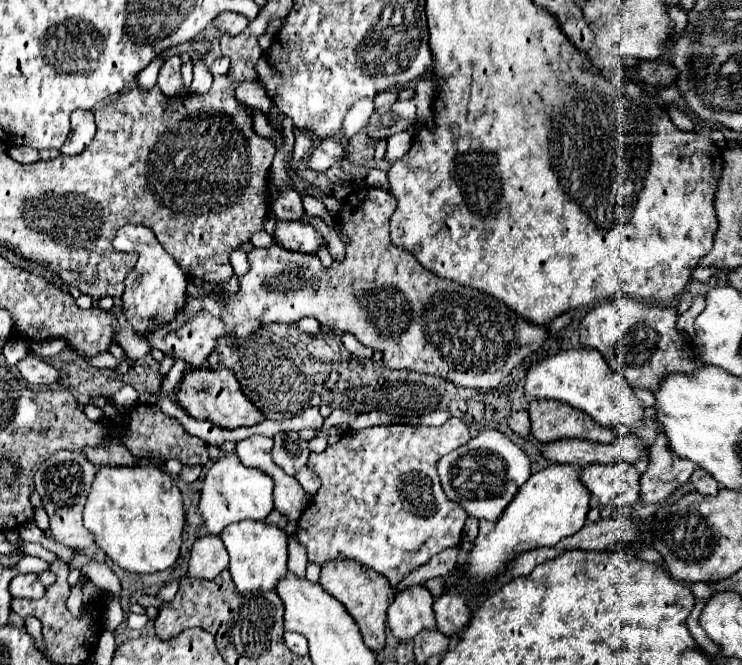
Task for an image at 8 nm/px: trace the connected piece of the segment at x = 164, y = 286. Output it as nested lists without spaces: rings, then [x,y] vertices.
[[[124,224],[116,232],[114,248],[138,254],[138,262],[126,278],[126,290],[122,296],[124,314],[128,318],[128,322],[132,324],[134,332],[142,336],[142,334],[154,330],[158,324],[172,320],[176,316],[176,312],[184,308],[188,278],[180,270],[180,266],[174,262],[174,258],[164,250],[164,246],[156,240],[156,234],[148,226]]]

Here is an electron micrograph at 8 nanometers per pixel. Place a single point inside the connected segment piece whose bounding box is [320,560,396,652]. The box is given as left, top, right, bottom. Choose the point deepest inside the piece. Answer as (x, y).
(366, 595)

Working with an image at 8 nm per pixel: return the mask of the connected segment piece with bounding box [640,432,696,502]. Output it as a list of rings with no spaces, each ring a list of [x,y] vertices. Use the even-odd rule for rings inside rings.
[[[658,432],[656,442],[650,448],[648,470],[640,480],[640,498],[644,502],[662,502],[670,496],[672,490],[686,484],[696,470],[696,464],[690,460],[680,460],[680,456],[672,456],[668,452],[668,438],[664,432]],[[666,460],[666,462],[660,462]]]

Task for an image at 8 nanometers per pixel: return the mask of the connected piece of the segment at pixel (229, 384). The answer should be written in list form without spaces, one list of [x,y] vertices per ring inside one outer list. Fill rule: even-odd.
[[[192,368],[184,374],[180,382],[180,390],[176,394],[178,404],[198,420],[212,420],[216,426],[222,428],[238,428],[238,426],[254,426],[260,424],[266,416],[244,398],[244,392],[238,388],[236,376],[226,370],[210,370],[210,368]]]

